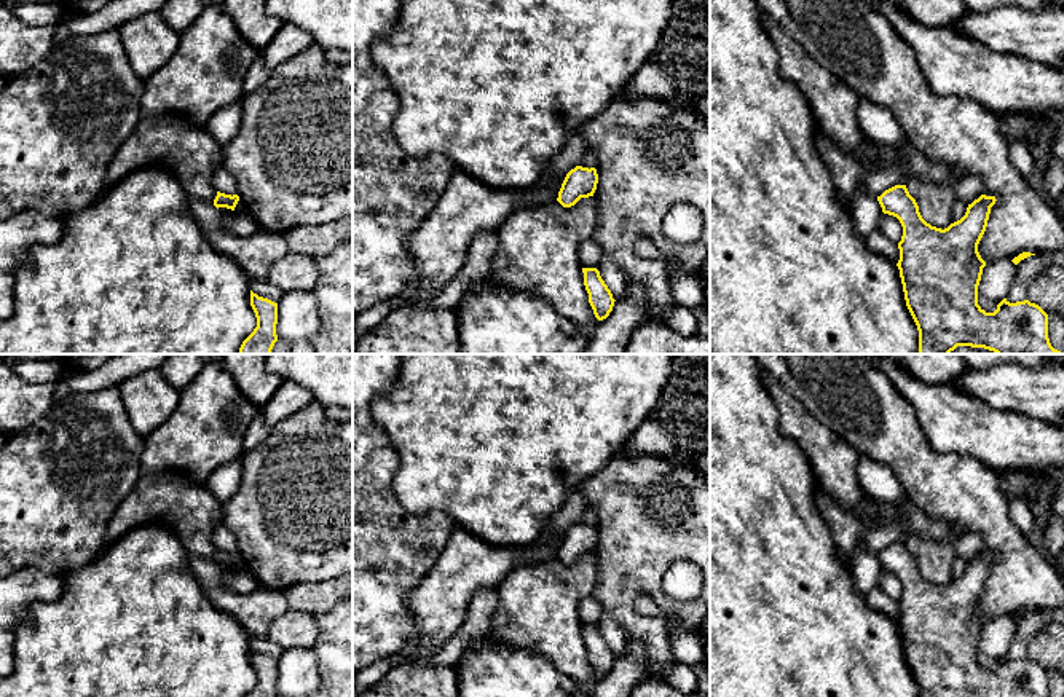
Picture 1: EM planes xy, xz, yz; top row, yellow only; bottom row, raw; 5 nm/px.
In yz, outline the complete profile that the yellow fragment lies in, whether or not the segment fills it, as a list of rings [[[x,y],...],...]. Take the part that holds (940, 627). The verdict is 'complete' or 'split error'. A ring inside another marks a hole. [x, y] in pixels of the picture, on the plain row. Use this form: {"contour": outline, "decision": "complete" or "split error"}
{"contour": [[[906,542],[885,547],[877,558],[884,571],[893,573],[903,584],[897,620],[906,664],[917,683],[919,697],[1050,697],[1048,671],[1029,657],[1010,660],[1003,656],[994,670],[978,662],[978,643],[986,619],[978,601],[986,589],[995,553],[981,552],[968,561],[965,573],[941,587],[927,581]]], "decision": "complete"}

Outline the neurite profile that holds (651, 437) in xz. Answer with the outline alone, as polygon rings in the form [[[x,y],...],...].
[[[649,416],[636,427],[630,440],[622,447],[622,451],[635,456],[668,459],[676,455],[678,448],[673,442],[672,431],[656,418]]]

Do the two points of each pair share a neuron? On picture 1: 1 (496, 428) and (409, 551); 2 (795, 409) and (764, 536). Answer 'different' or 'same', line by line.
1: different
2: different

